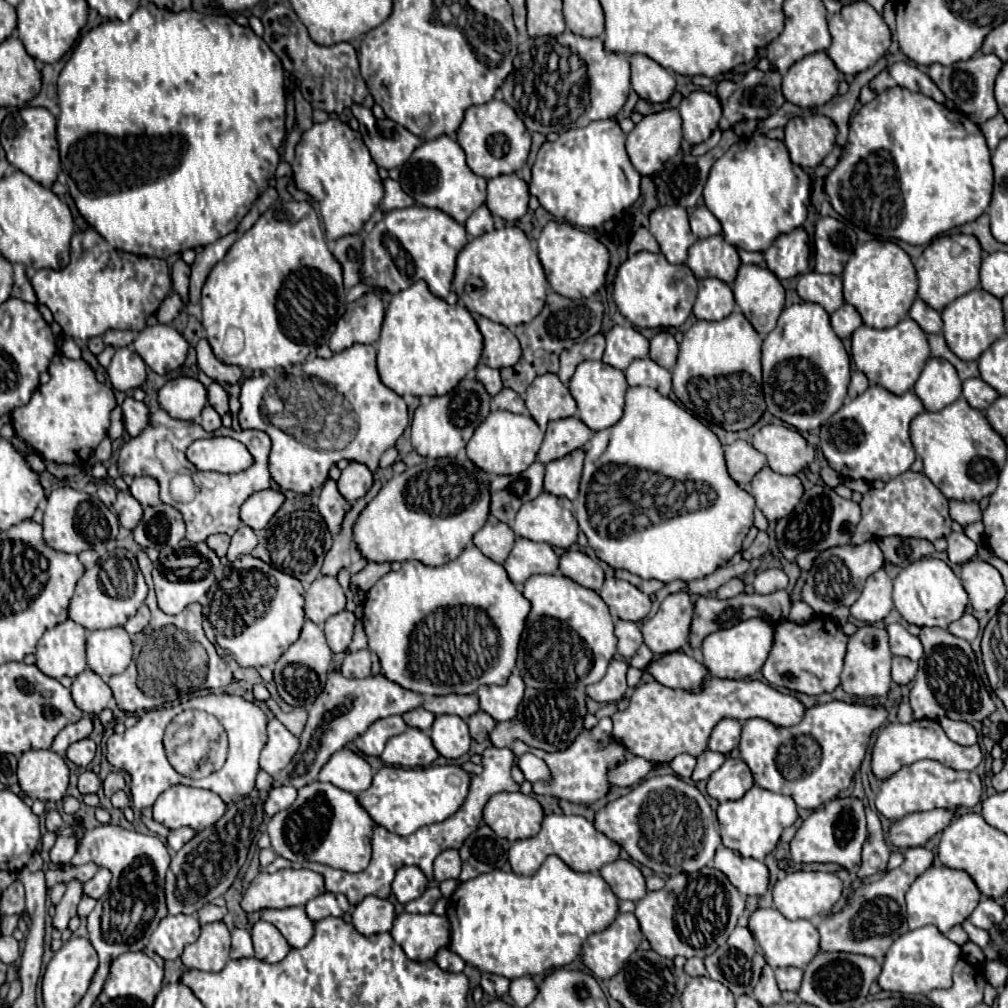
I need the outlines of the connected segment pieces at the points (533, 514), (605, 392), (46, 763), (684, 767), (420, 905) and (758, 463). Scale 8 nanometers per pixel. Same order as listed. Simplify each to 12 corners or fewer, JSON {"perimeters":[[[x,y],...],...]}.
{"perimeters":[[[545,491],[517,511],[517,537],[567,549],[571,503]],[[583,361],[569,381],[591,431],[623,417],[625,373]],[[25,751],[25,795],[61,801],[69,767],[55,751]],[[677,755],[671,769],[681,779],[689,779],[697,759]],[[429,887],[405,905],[407,913],[431,913],[441,899],[439,887]],[[747,441],[727,445],[729,477],[747,485],[767,463]]]}

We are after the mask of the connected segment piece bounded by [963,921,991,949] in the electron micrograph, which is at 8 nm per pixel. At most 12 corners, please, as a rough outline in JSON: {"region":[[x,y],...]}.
{"region":[[969,921],[963,929],[969,933],[971,941],[981,949],[991,943],[987,931],[973,927]]}

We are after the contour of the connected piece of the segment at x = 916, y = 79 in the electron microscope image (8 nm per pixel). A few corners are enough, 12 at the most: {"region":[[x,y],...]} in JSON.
{"region":[[909,63],[889,65],[869,87],[889,83],[923,93],[937,103],[945,95],[935,83]]}

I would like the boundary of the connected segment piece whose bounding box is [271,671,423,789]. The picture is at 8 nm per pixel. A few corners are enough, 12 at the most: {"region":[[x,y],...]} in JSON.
{"region":[[383,675],[327,677],[299,751],[271,789],[317,781],[383,717],[423,705]]}

